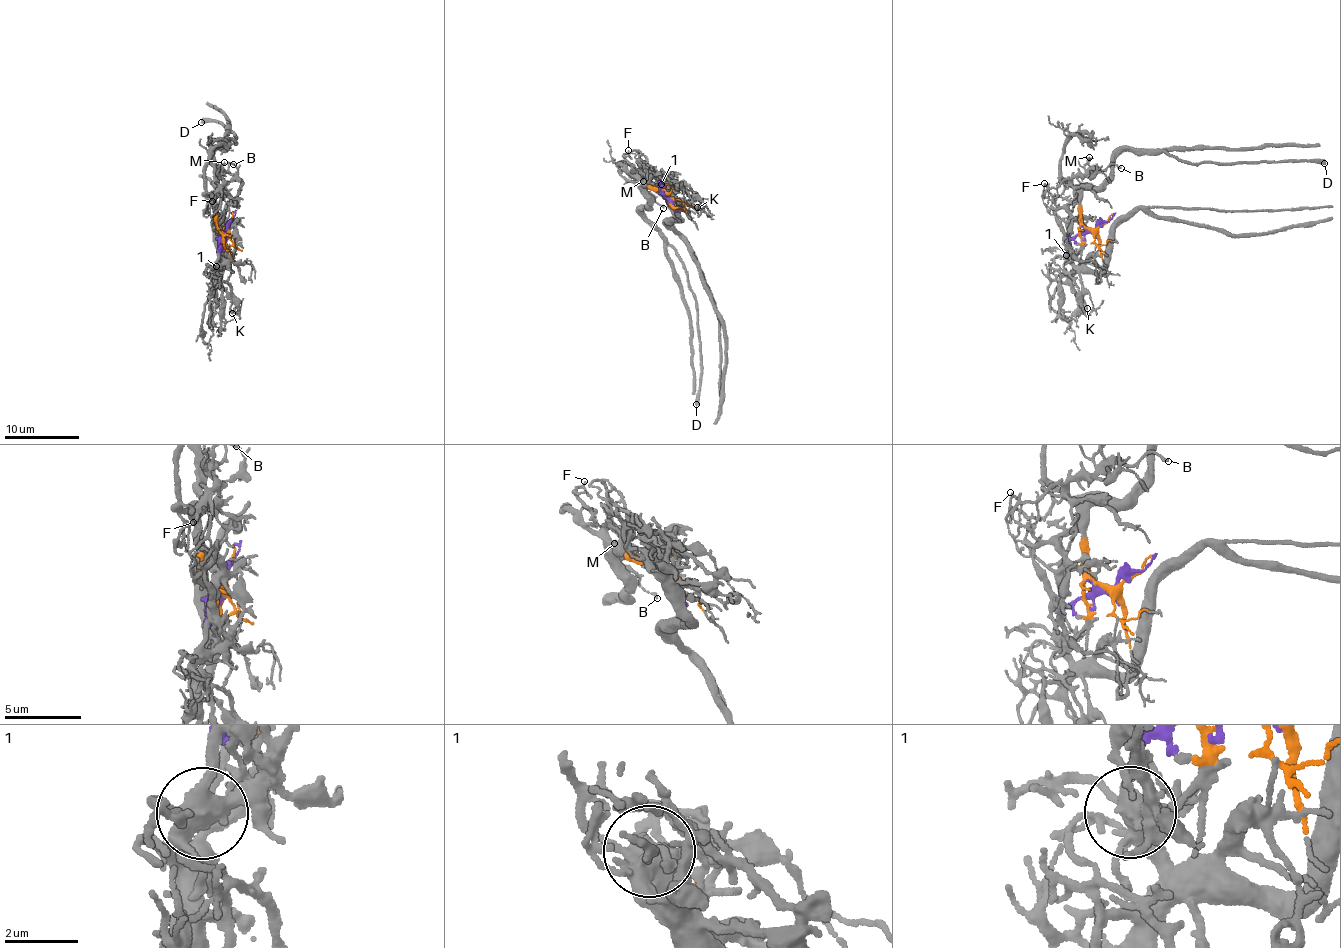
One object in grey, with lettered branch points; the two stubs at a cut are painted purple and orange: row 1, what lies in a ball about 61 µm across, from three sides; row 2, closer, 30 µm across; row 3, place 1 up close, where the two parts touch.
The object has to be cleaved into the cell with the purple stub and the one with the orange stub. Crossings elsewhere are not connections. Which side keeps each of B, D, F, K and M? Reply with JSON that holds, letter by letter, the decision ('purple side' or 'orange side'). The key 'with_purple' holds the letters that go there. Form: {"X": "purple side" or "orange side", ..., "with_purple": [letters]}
{"B": "orange side", "D": "orange side", "F": "orange side", "K": "purple side", "M": "orange side", "with_purple": ["K"]}

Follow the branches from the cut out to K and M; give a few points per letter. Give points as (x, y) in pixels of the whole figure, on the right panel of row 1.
K: (1095, 228), (1076, 236), (1066, 247), (1066, 258), (1079, 275), (1087, 309)
M: (1095, 228), (1088, 227), (1080, 218), (1080, 195), (1073, 185), (1073, 177), (1089, 166), (1089, 156)

